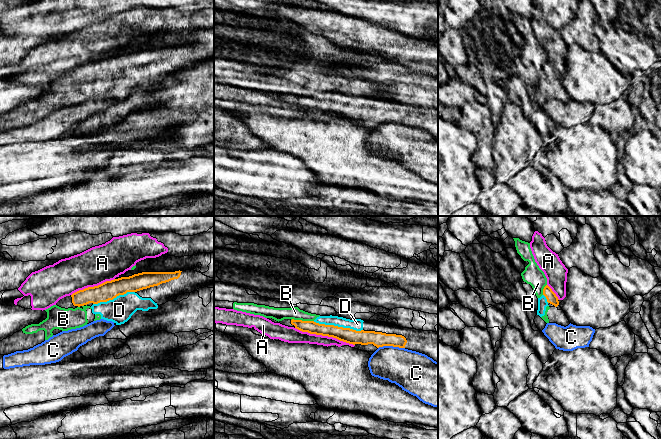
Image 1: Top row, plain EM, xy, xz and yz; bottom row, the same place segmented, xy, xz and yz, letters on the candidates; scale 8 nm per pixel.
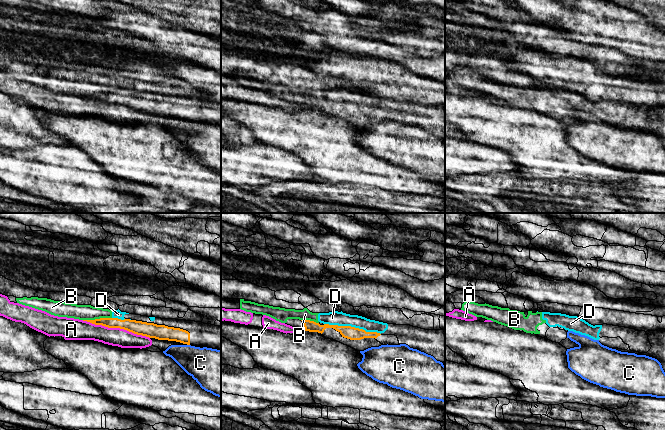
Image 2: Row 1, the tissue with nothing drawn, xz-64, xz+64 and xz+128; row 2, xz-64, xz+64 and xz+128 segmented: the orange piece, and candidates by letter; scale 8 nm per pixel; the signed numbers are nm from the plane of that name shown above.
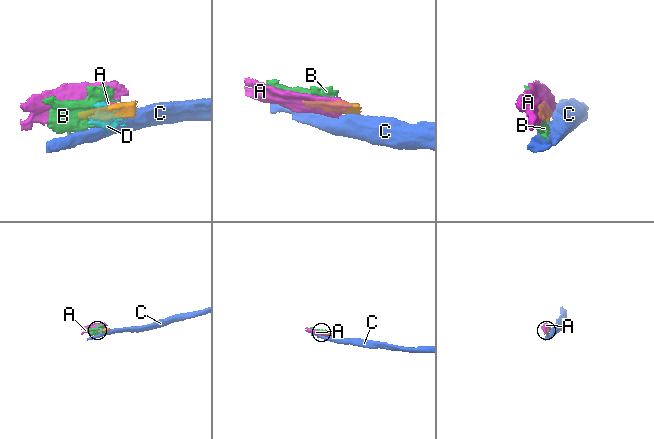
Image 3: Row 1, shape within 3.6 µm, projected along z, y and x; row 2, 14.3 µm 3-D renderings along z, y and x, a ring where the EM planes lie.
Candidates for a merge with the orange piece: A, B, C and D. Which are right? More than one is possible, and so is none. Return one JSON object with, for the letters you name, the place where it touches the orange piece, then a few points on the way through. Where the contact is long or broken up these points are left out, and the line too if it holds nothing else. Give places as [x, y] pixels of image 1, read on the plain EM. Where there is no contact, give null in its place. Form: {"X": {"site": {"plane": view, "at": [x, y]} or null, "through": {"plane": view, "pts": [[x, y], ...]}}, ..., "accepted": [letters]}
{"D": {"site": {"plane": "xz", "at": [337, 102]}}, "accepted": ["D"]}

